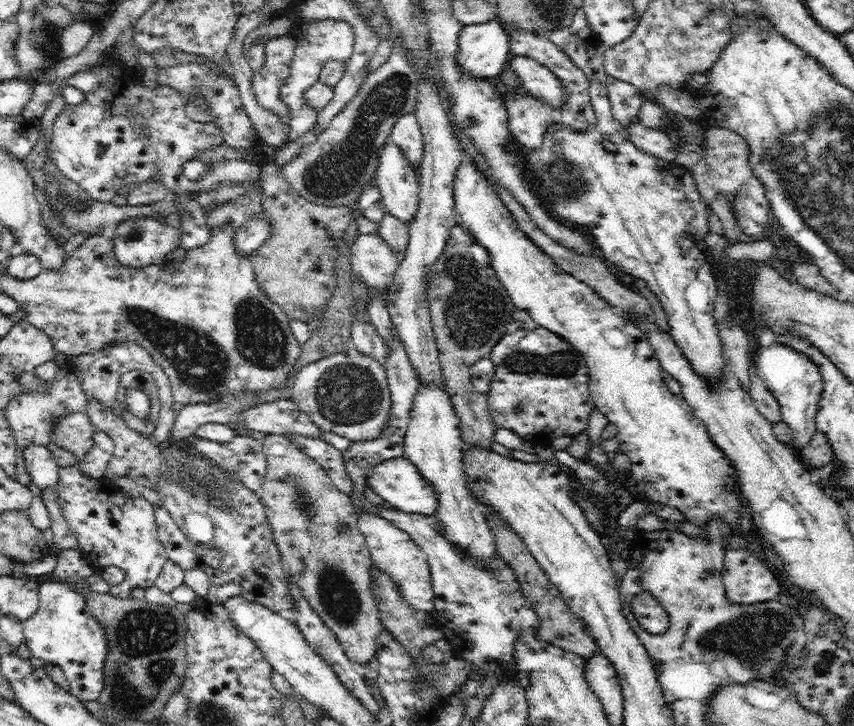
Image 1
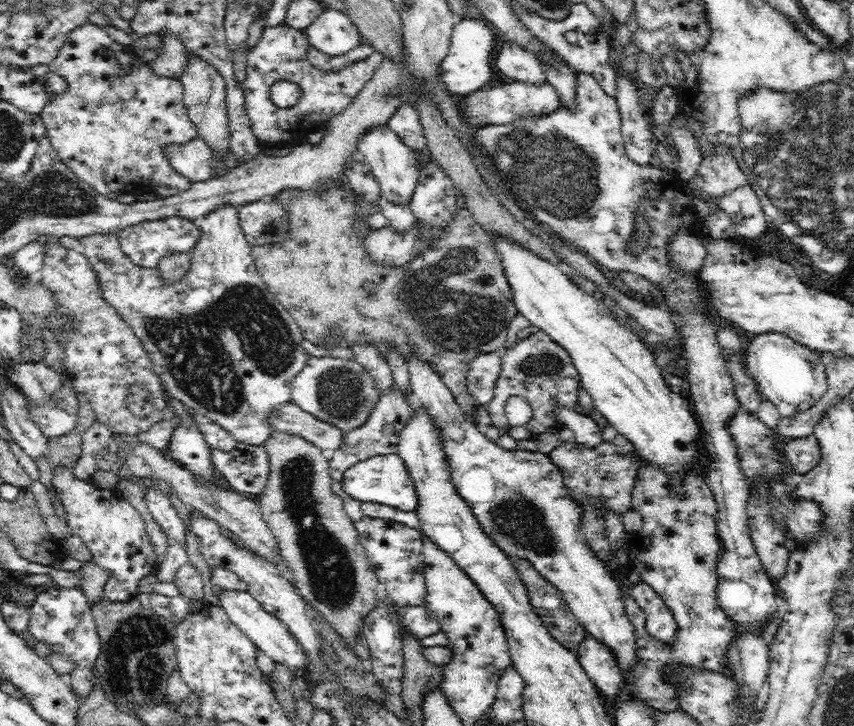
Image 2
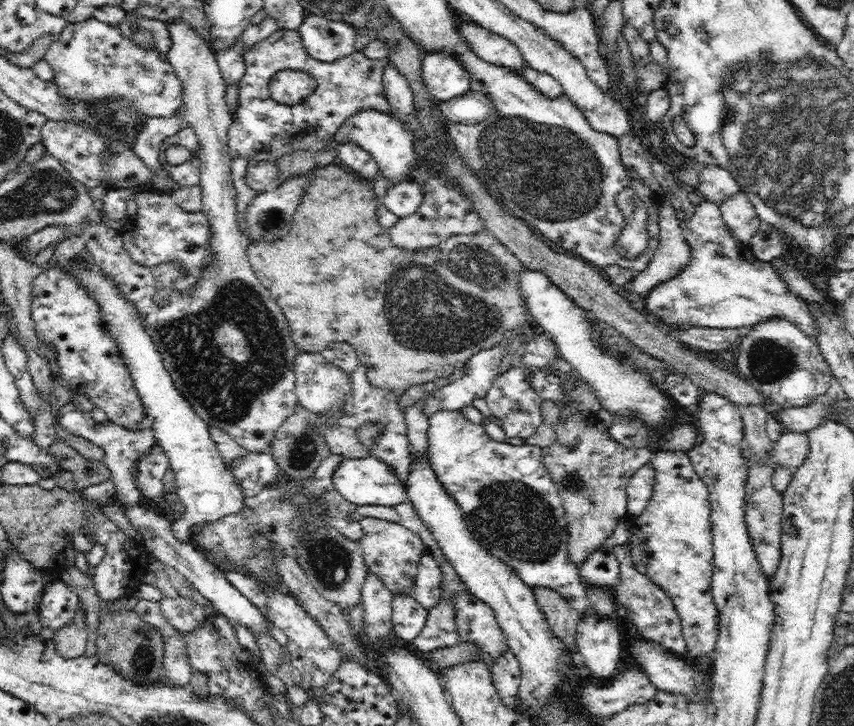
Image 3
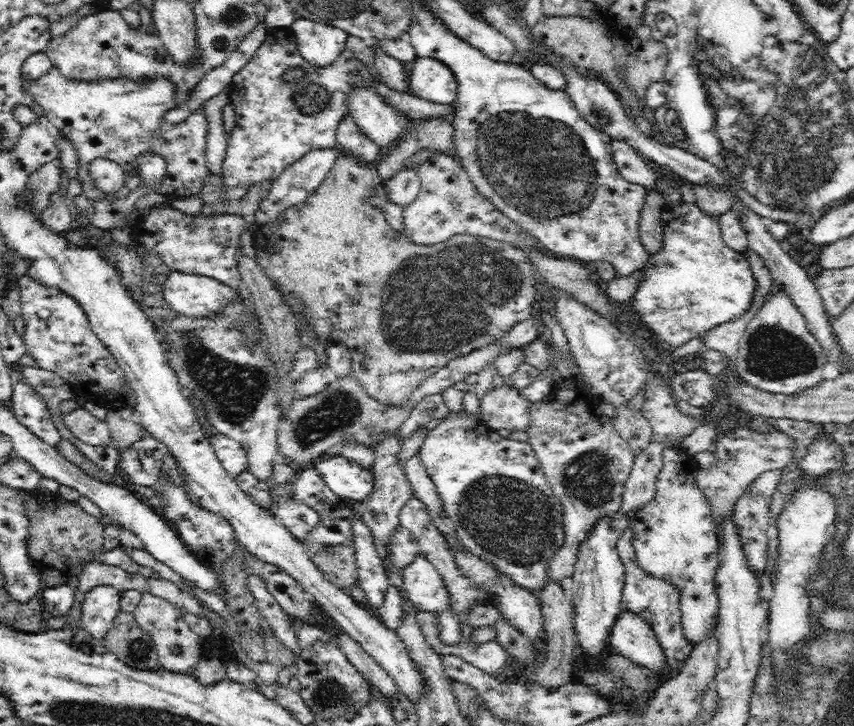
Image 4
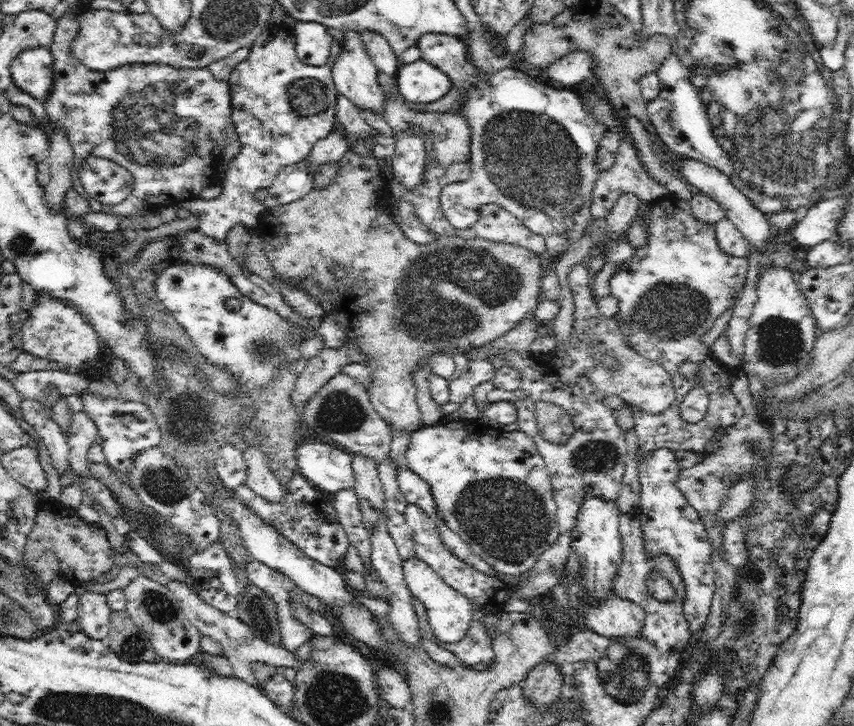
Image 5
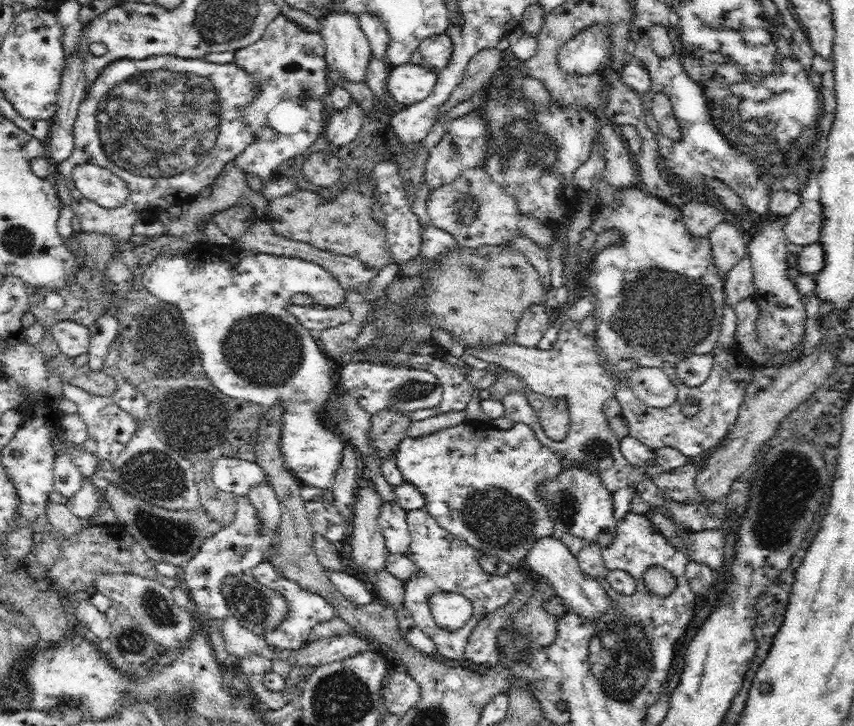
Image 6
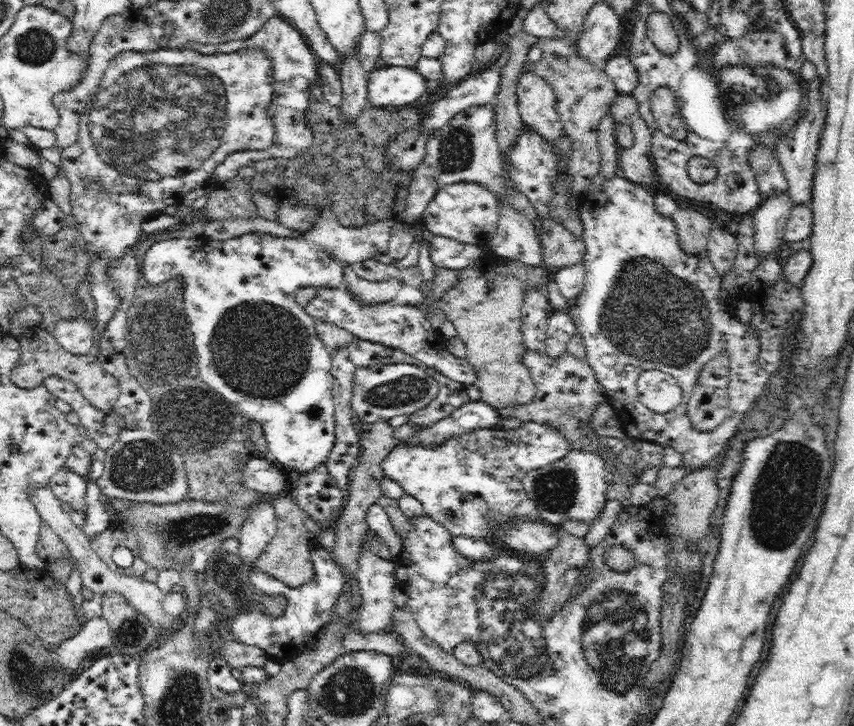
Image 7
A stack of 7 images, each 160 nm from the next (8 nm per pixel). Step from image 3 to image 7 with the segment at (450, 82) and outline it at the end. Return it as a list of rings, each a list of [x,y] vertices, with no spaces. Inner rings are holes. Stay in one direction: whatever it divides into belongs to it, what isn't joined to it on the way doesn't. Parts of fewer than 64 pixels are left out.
[[[378,66],[367,81],[368,104],[372,107],[418,105],[427,95],[427,81],[414,67]]]

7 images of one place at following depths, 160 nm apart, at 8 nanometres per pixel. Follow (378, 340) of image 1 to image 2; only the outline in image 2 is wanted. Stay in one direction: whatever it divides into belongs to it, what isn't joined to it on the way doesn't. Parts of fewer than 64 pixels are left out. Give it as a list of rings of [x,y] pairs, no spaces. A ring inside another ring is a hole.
[[[359,342],[351,346],[351,349],[353,358],[362,367],[366,367],[368,373],[376,381],[376,385],[380,389],[380,396],[394,387],[393,372],[391,371],[387,358],[378,351],[378,348],[366,342]]]

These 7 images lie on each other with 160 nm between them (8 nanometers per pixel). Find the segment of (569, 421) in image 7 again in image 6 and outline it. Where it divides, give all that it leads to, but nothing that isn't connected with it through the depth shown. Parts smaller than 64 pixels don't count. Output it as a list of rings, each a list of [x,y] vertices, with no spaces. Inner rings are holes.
[[[566,320],[561,324],[556,342],[548,350],[540,350],[537,346],[530,349],[519,344],[493,344],[487,347],[467,347],[468,354],[472,354],[480,360],[491,363],[492,367],[499,367],[513,372],[526,385],[527,390],[540,393],[552,398],[559,398],[566,401],[569,410],[570,431],[564,441],[554,441],[547,436],[540,427],[540,420],[537,412],[529,406],[529,401],[525,398],[524,392],[509,392],[502,400],[504,403],[504,416],[514,421],[514,423],[528,424],[536,434],[536,439],[542,445],[548,447],[550,451],[556,453],[566,465],[586,469],[596,472],[604,487],[613,494],[620,488],[626,486],[635,487],[644,478],[652,478],[667,472],[670,469],[678,469],[685,466],[688,457],[684,457],[678,450],[665,448],[654,450],[657,458],[654,466],[644,465],[636,467],[626,461],[620,451],[620,442],[617,436],[609,428],[606,415],[602,414],[602,404],[608,398],[614,397],[614,392],[618,390],[618,383],[614,382],[614,377],[606,371],[606,365],[600,361],[600,347],[594,343],[594,336],[588,336],[580,331],[579,323]]]

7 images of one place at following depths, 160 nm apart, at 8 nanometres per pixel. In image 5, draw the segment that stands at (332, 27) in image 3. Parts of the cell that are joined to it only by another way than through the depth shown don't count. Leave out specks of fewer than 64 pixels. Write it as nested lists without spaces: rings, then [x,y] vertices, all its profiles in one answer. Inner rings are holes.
[[[295,20],[295,51],[307,65],[322,66],[331,62],[333,37],[326,27],[318,22]]]

